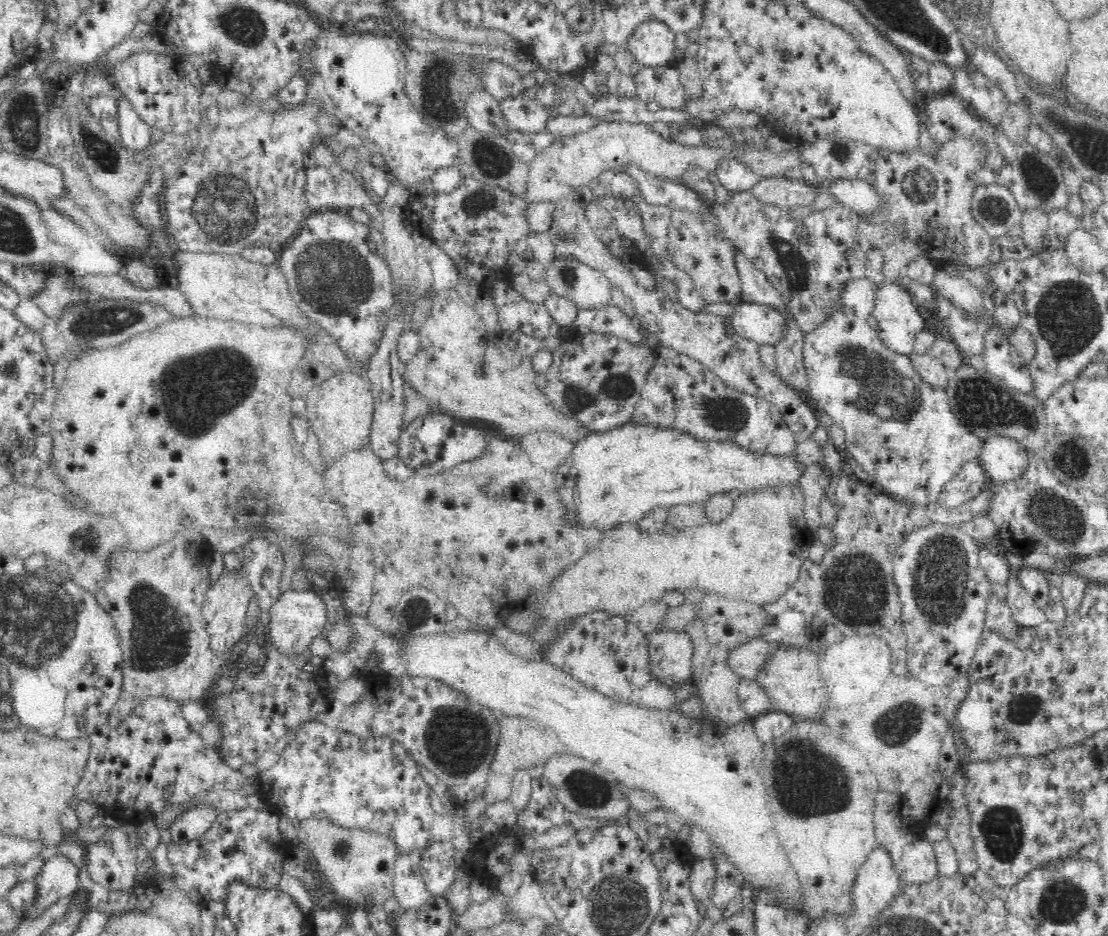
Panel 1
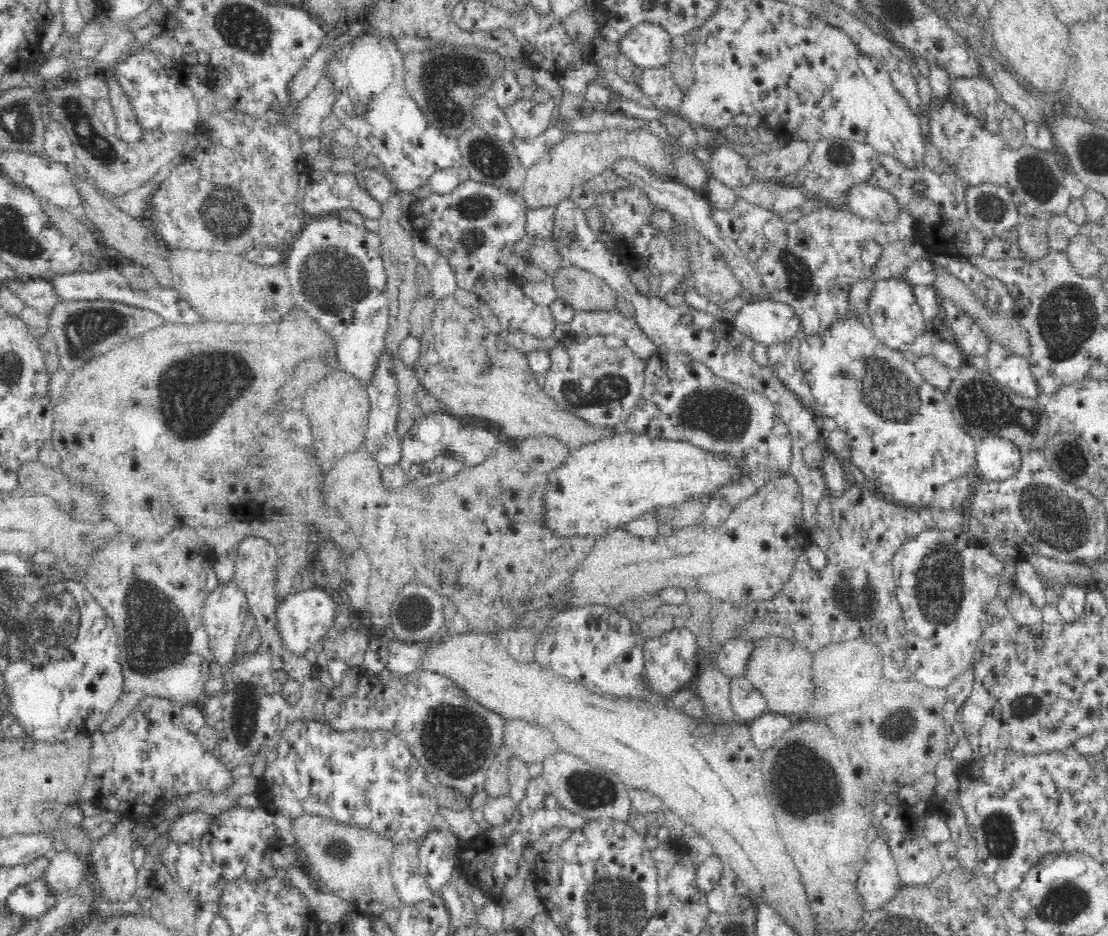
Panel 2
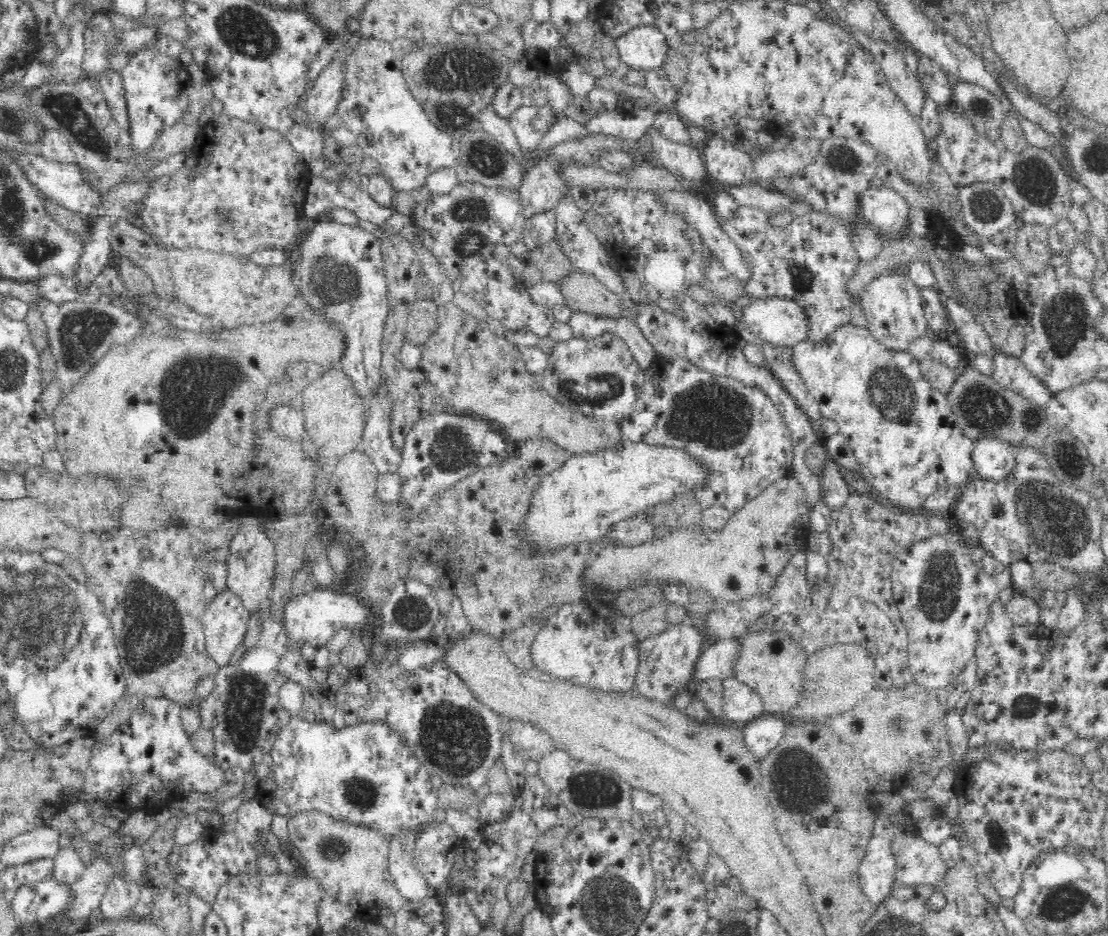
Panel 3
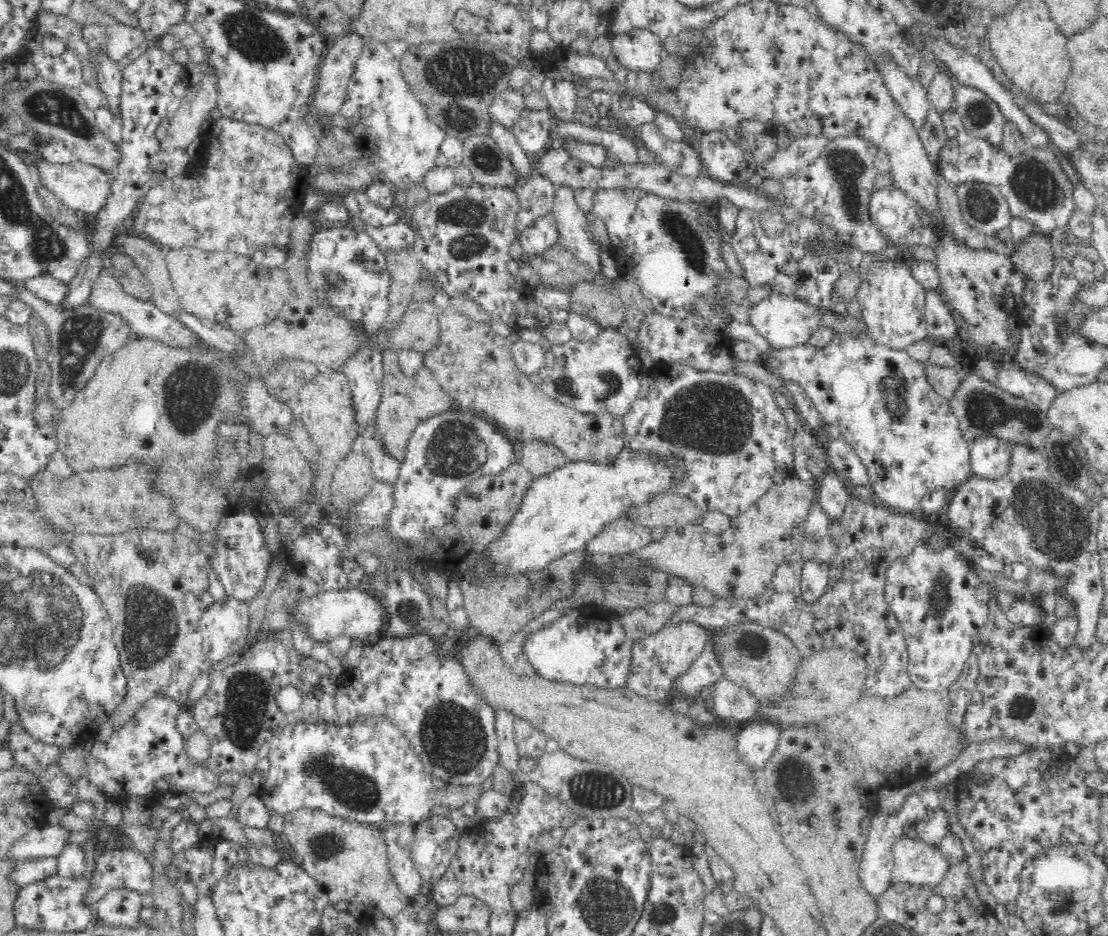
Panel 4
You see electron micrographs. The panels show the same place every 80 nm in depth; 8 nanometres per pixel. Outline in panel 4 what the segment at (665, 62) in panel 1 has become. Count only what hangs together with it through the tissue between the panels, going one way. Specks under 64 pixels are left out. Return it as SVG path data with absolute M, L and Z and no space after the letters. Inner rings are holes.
M647 26L613 35L610 42L617 61L630 71L649 74L658 68L665 54L660 35L654 34Z

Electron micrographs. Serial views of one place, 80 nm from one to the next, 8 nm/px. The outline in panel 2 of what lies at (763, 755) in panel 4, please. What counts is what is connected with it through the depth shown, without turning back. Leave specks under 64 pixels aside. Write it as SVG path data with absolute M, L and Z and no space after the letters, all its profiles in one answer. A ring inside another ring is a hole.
M766 712L749 722L747 732L751 732L754 743L758 743L758 750L767 752L794 722L788 715Z

